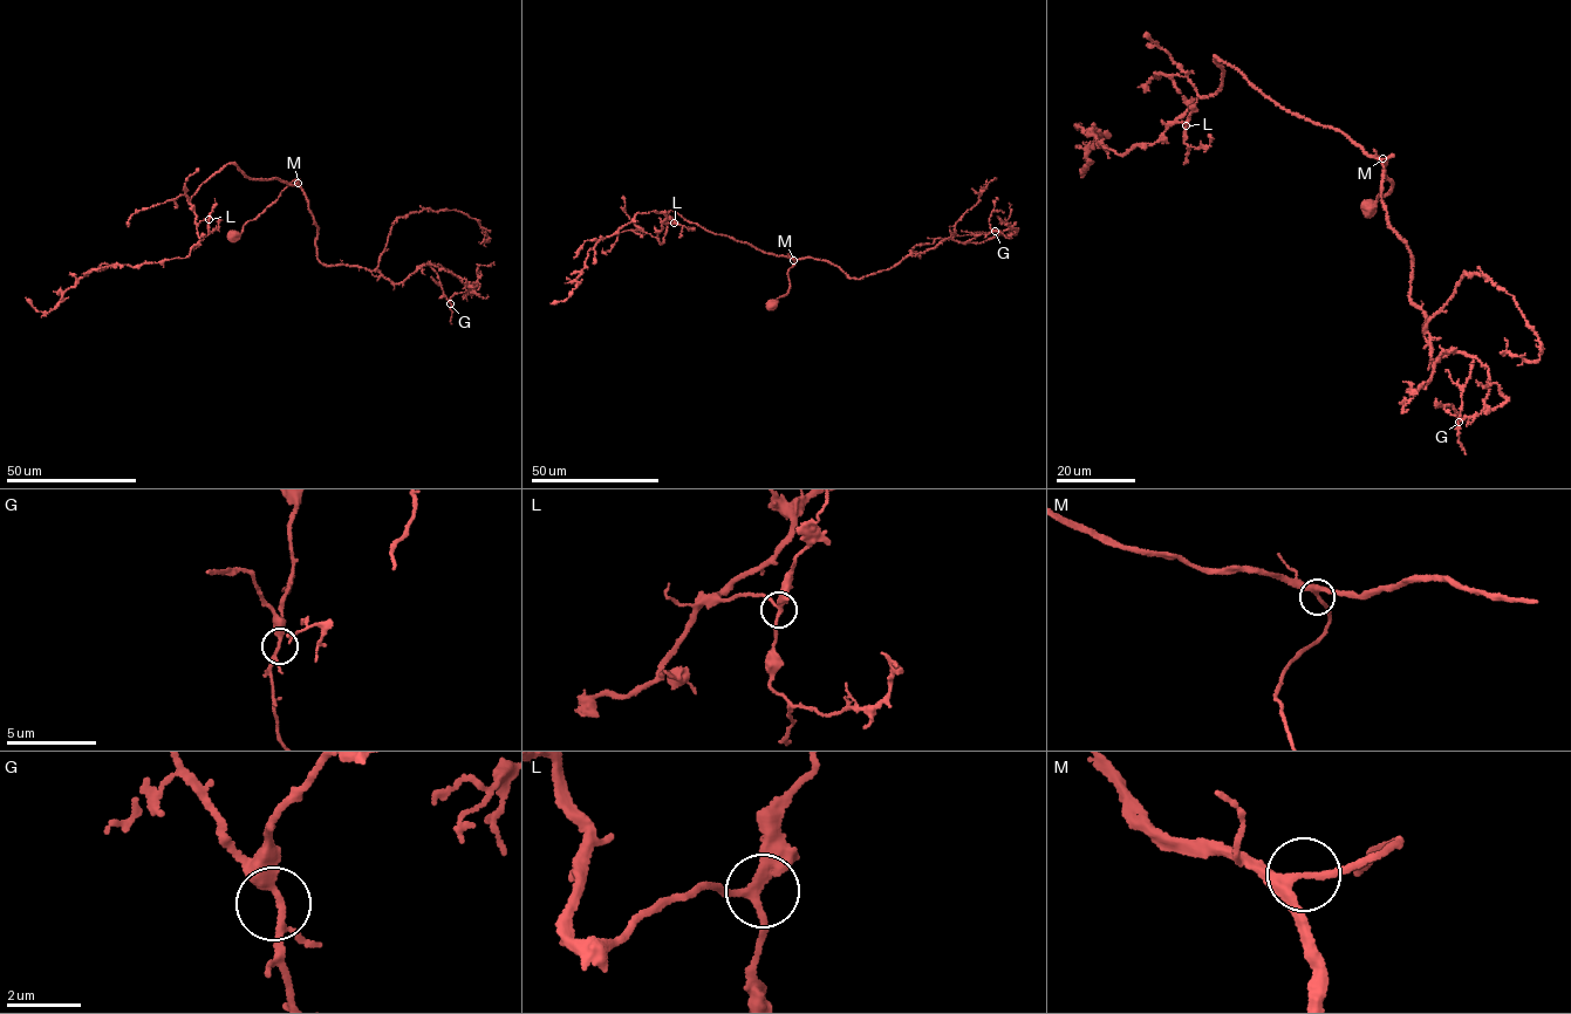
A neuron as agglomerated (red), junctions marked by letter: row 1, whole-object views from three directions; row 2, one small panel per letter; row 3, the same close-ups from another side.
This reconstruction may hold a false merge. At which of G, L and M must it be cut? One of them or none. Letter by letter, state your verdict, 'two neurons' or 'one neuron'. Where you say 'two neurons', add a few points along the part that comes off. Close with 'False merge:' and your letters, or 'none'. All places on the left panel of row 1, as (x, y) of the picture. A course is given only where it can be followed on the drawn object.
G: one neuron
L: one neuron
M: one neuron
False merge: none

